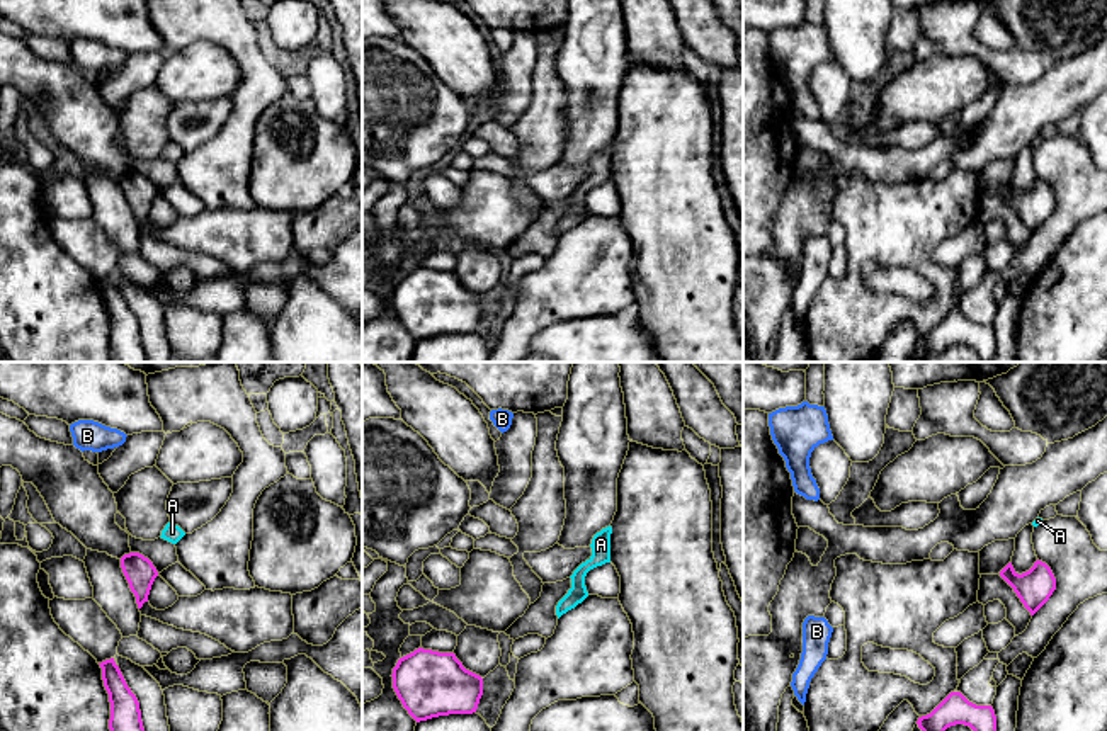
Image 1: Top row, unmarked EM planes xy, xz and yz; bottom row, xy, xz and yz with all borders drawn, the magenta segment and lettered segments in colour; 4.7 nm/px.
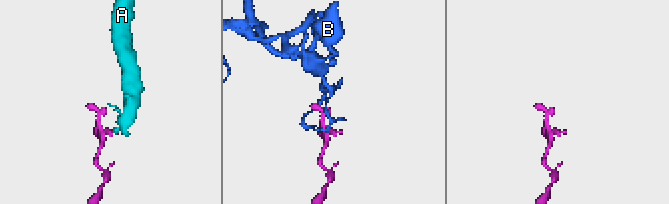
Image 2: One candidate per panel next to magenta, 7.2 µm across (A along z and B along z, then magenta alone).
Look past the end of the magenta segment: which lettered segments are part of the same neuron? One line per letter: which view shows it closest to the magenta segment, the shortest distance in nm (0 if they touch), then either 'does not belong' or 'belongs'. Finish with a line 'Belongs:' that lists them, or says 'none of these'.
A: xy | 120 nm | does not belong
B: xy | 500 nm | does not belong
Belongs: none of these

